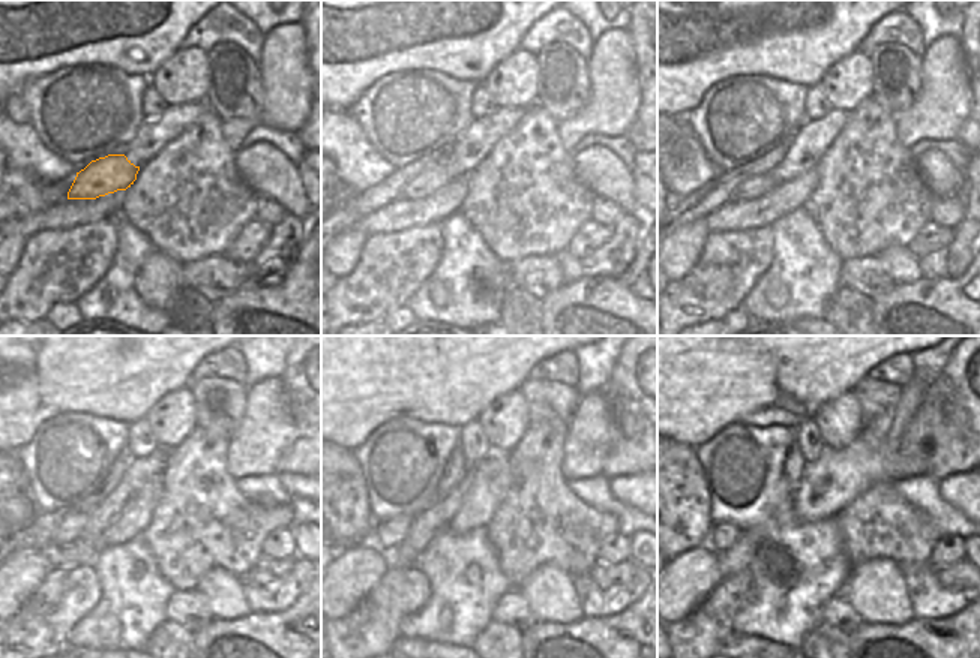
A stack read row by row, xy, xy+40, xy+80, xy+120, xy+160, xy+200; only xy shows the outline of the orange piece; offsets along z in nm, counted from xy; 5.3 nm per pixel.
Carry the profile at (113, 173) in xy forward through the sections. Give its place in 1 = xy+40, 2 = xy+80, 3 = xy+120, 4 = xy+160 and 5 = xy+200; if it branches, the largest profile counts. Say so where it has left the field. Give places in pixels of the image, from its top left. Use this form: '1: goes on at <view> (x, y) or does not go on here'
1: goes on at xy+40 (431, 180)
2: goes on at xy+80 (755, 186)
3: goes on at xy+120 (72, 526)
4: goes on at xy+160 (387, 534)
5: goes on at xy+200 (722, 535)

